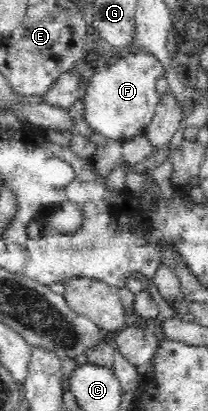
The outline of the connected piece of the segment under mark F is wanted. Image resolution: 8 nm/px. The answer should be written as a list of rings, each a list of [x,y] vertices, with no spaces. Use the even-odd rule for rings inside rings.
[[[132,51],[117,55],[109,61],[108,67],[96,72],[88,83],[82,99],[85,121],[94,132],[122,143],[146,134],[157,115],[157,109],[165,103],[166,93],[162,95],[156,89],[156,83],[164,73],[162,63],[154,55]]]

